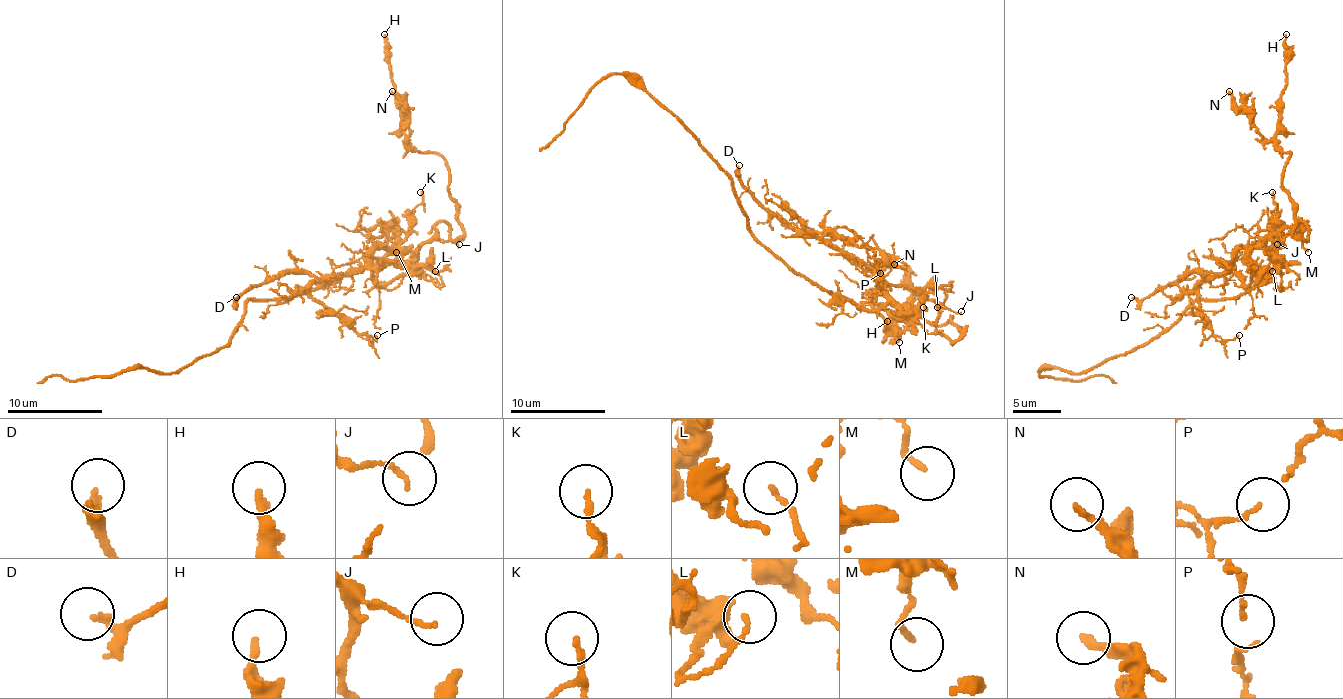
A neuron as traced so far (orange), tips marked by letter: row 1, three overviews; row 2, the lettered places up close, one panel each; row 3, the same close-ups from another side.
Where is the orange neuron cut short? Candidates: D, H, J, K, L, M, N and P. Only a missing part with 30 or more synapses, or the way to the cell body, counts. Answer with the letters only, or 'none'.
none

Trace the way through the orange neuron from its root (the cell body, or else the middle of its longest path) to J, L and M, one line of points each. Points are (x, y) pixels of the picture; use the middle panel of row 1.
J: (829, 290), (868, 309), (882, 309), (889, 304), (918, 307), (925, 299), (935, 299), (959, 314), (961, 311)
L: (829, 290), (880, 309), (889, 299), (875, 268), (894, 285), (925, 292), (940, 287), (944, 299), (937, 307)
M: (829, 290), (868, 309), (880, 309), (889, 299), (887, 297), (877, 295), (873, 309), (894, 331), (899, 342)

